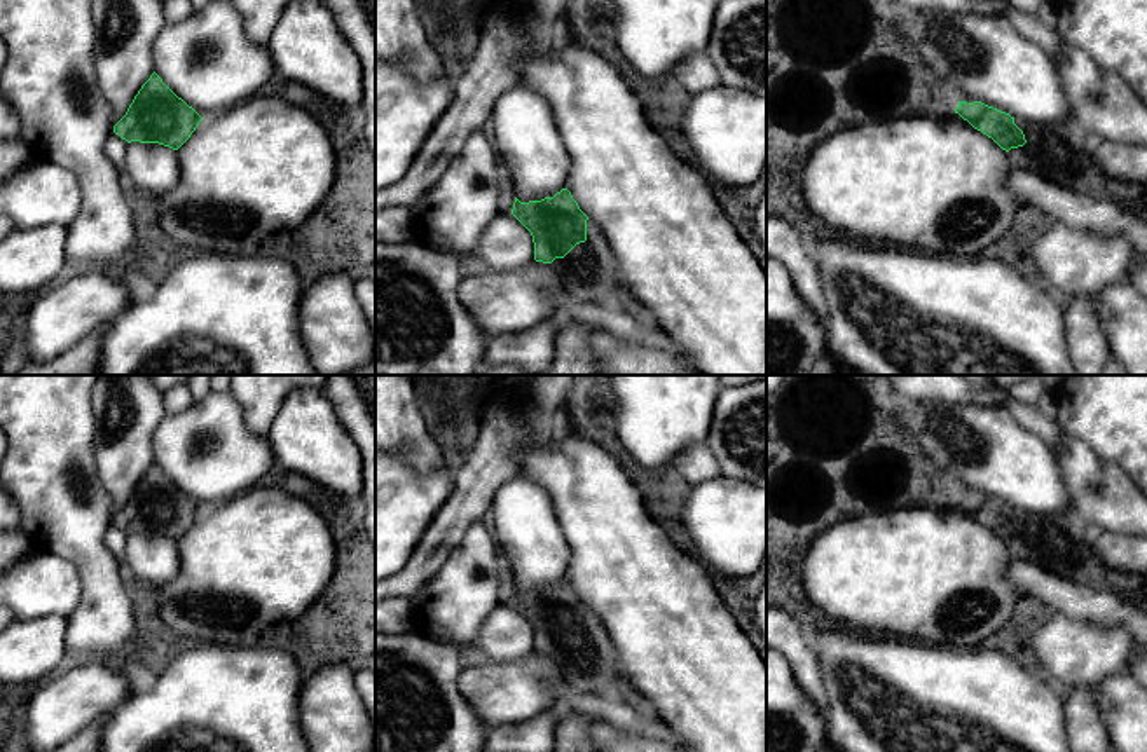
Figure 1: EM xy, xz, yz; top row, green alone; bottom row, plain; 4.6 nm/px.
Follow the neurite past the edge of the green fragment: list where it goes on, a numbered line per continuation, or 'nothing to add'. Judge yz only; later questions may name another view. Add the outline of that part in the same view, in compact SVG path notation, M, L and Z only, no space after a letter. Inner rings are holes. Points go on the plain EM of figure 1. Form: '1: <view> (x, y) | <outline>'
1: yz (1062, 545) | M1021 509L1014 515L1027 534L1007 544L1016 558L1041 567L1095 591L1114 593L1147 612L1147 574L1105 567L1091 544L1091 530L1070 513L1037 516Z

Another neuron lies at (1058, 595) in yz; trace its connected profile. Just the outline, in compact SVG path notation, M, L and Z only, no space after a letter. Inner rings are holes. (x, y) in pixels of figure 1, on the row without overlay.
M1016 557L1009 560L1006 576L1023 597L1037 600L1051 614L1124 628L1131 637L1130 656L1147 651L1147 612L1114 593L1095 591Z

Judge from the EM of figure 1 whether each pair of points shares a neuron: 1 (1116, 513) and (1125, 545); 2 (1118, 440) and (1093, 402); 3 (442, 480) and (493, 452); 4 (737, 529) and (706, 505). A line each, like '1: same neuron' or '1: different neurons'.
1: different neurons
2: same neuron
3: different neurons
4: same neuron

